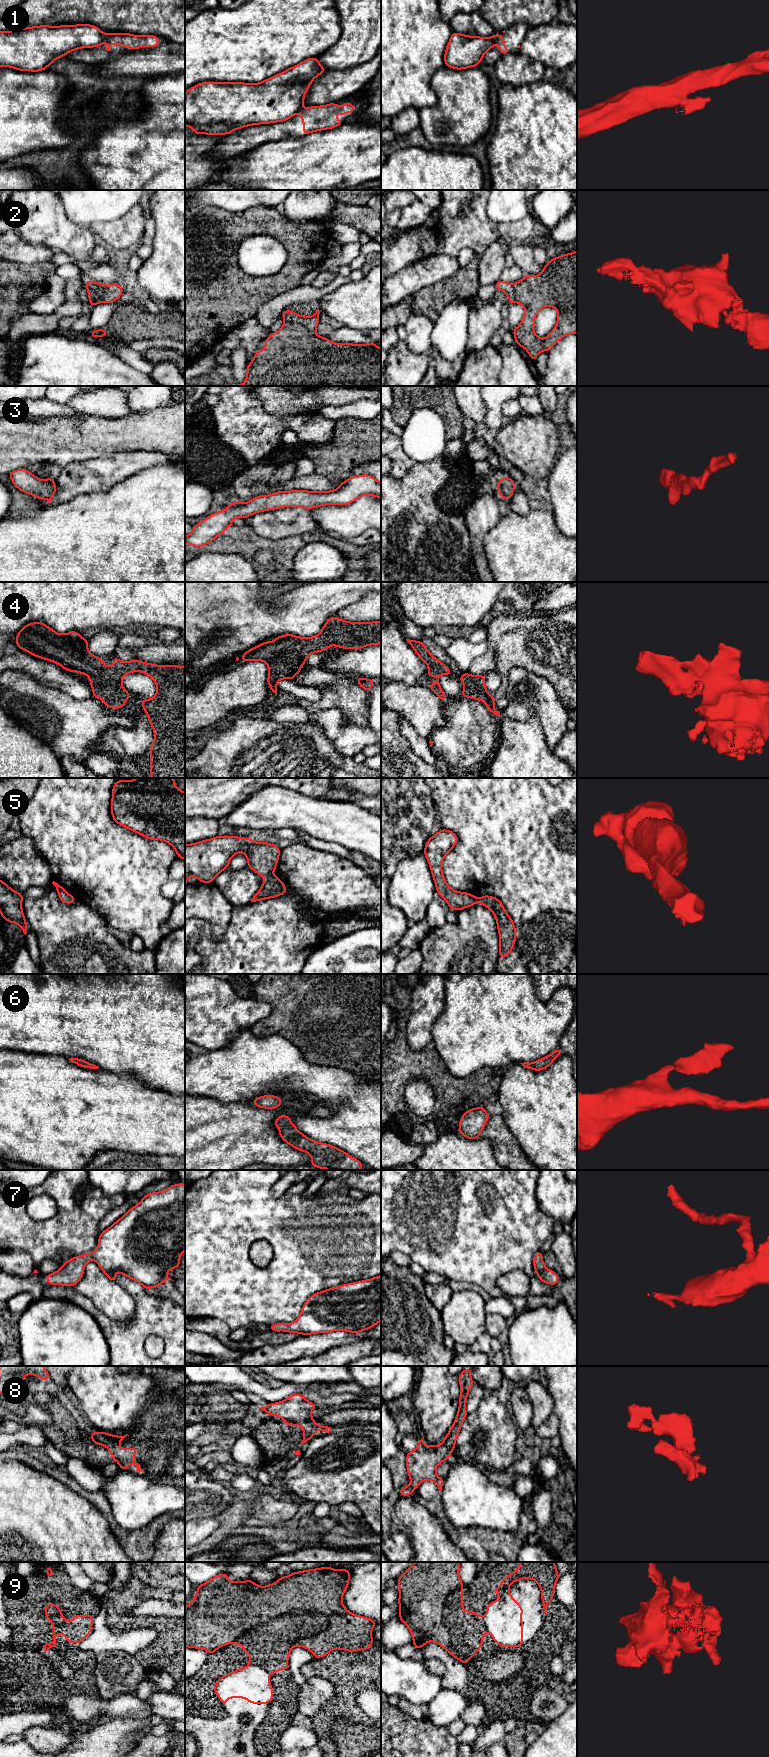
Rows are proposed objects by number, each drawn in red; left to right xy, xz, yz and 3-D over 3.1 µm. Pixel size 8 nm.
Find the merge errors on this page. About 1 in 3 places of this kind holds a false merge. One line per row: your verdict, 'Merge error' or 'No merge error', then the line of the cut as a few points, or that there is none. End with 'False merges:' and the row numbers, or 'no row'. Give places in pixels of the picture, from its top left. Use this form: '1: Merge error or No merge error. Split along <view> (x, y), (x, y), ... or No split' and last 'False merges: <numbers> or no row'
1: Merge error. Split along xy (104, 33), (102, 42)
2: Merge error. Split along xz (286, 320), (299, 322), (314, 332)
3: No merge error. No split
4: No merge error. No split
5: Merge error. Split along xz (271, 874), (265, 878)
6: No merge error. No split
7: No merge error. No split
8: No merge error. No split
9: No merge error. No split
False merges: 1, 2, 5

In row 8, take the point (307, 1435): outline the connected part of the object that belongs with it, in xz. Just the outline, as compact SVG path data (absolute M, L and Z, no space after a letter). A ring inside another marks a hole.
M295 1393L281 1402L271 1403L259 1409L267 1412L270 1416L281 1417L287 1426L302 1427L304 1430L301 1444L303 1444L314 1437L319 1430L326 1434L334 1431L331 1426L320 1426L313 1420L311 1411L316 1408L317 1405L308 1401L303 1395Z

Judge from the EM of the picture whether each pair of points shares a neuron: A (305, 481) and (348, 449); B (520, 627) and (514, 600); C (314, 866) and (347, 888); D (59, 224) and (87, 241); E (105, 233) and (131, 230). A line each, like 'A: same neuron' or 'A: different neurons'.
A: different neurons
B: different neurons
C: same neuron
D: same neuron
E: same neuron

